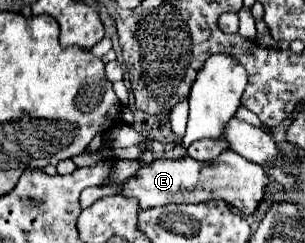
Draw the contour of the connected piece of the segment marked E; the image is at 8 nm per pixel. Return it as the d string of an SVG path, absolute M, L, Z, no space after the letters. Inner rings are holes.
M225 150L211 162L197 162L189 156L175 160L157 158L153 162L147 162L137 170L137 174L133 174L121 184L119 194L139 200L141 210L171 202L197 204L207 200L225 200L227 204L237 206L243 214L253 214L257 210L257 204L265 196L265 186L267 186L267 176L259 164L245 160L233 150Z

